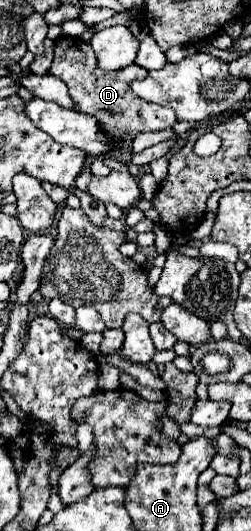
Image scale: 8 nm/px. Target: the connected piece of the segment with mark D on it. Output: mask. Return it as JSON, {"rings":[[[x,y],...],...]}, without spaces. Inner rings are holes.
{"rings":[[[57,38],[55,40],[55,60],[53,60],[49,74],[57,76],[59,80],[67,84],[69,96],[75,102],[75,110],[85,112],[97,120],[101,132],[109,138],[113,150],[123,148],[125,144],[129,144],[135,136],[143,132],[163,130],[177,122],[173,110],[145,102],[137,98],[133,90],[129,90],[131,80],[145,78],[147,74],[145,68],[131,64],[121,70],[103,70],[99,68],[97,56],[91,50],[91,46],[87,42],[81,42],[79,38]]]}

